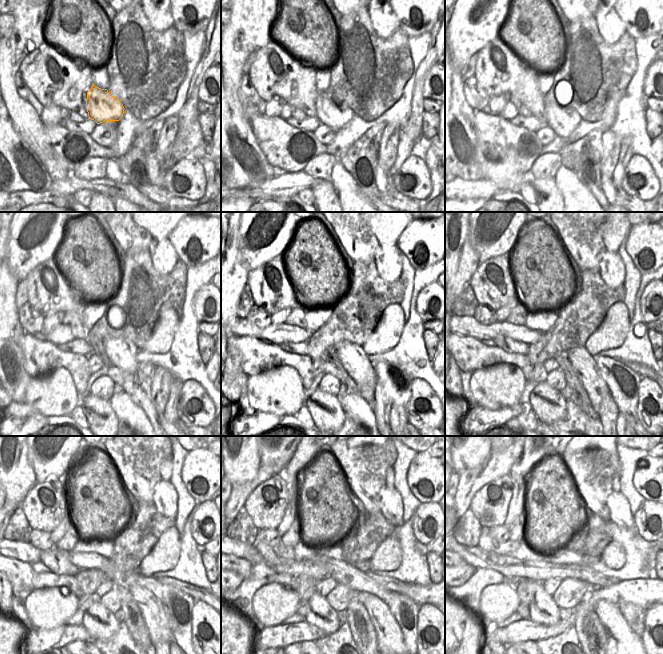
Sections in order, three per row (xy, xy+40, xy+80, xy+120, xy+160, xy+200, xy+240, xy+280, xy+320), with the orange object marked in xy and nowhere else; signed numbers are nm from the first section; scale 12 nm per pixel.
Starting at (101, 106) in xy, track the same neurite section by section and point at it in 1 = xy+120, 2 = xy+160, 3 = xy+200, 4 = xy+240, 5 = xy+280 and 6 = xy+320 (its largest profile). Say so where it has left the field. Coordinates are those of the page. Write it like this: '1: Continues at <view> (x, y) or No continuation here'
1: Continues at xy+120 (122, 352)
2: Continues at xy+160 (352, 357)
3: Continues at xy+200 (583, 363)
4: Continues at xy+240 (155, 614)
5: Continues at xy+280 (391, 639)
6: Continues at xy+320 (622, 639)

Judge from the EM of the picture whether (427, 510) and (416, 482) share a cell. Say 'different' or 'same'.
different

